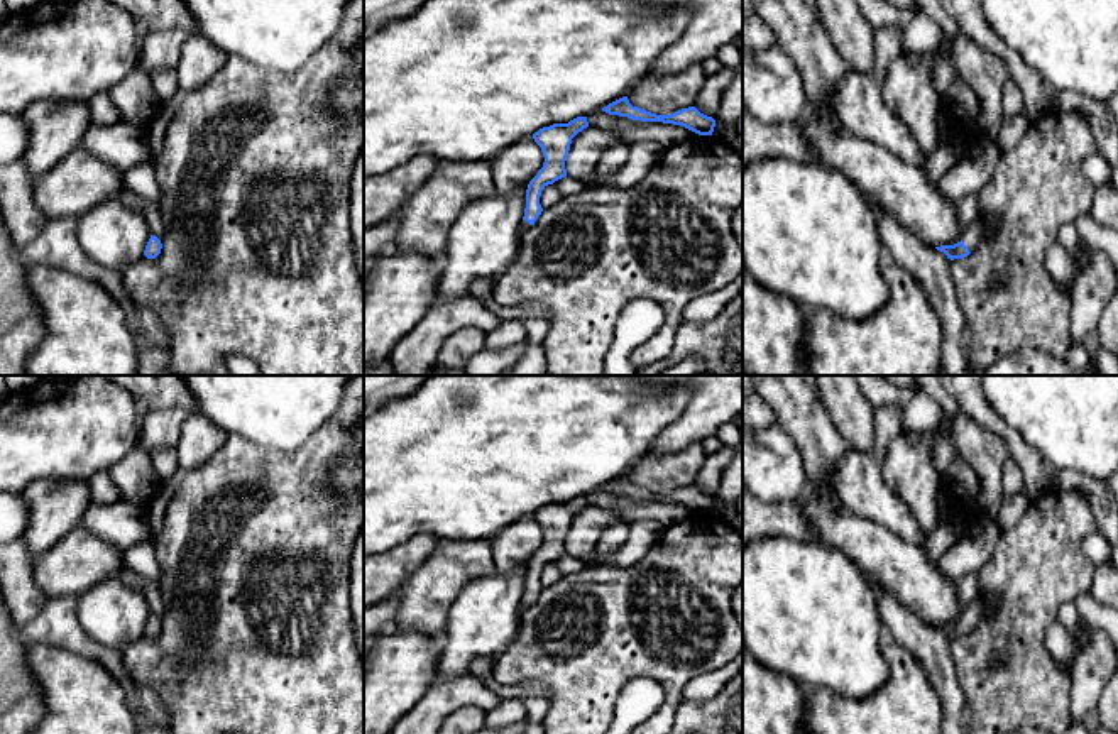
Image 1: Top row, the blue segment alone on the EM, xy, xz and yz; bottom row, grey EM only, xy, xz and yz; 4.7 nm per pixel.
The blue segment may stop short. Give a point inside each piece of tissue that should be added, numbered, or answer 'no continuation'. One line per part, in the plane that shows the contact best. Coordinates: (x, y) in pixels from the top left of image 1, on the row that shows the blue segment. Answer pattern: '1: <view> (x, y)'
1: yz (973, 235)

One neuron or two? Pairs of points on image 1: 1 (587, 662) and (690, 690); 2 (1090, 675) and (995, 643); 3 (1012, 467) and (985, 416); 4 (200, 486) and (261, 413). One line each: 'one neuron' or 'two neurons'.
1: two neurons
2: two neurons
3: two neurons
4: two neurons

